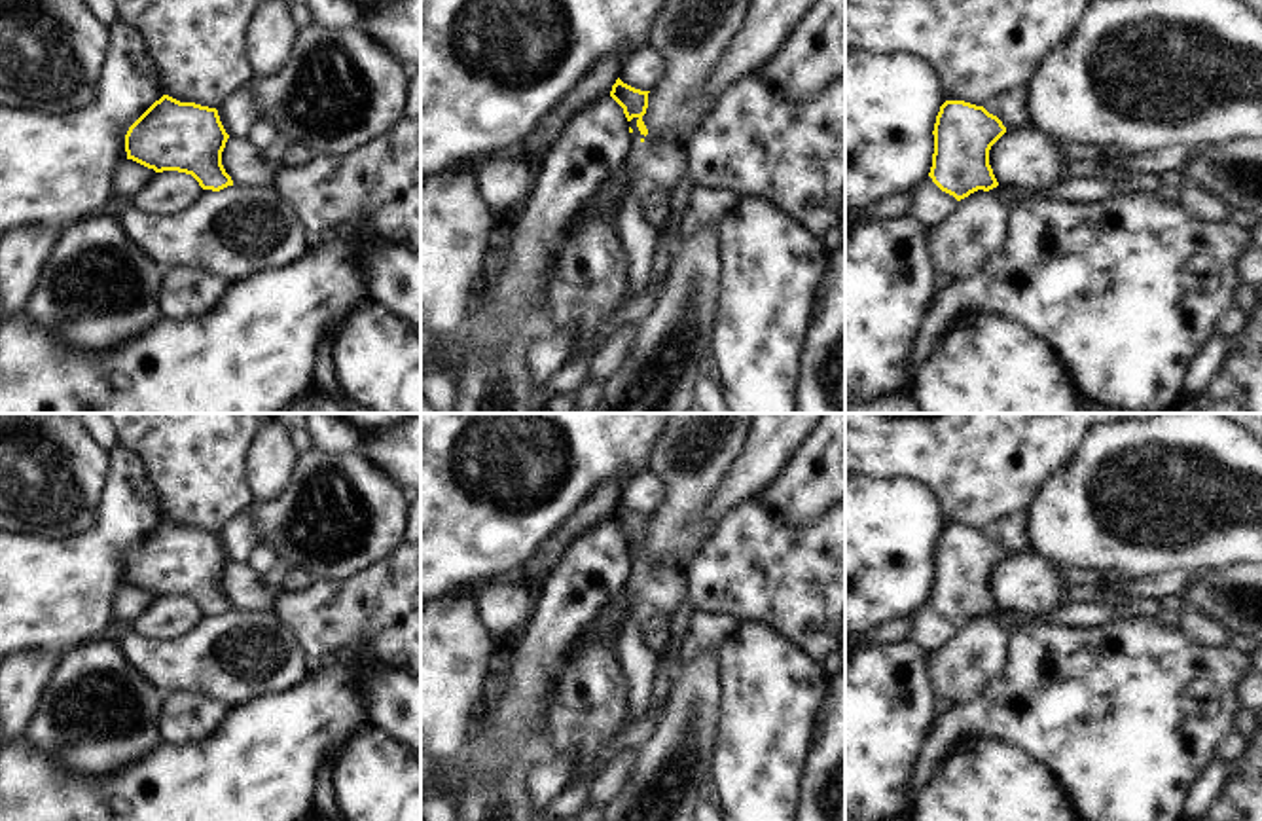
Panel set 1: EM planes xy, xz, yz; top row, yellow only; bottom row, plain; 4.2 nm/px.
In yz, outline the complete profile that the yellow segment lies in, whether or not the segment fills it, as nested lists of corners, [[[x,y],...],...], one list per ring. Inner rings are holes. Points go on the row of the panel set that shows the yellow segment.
[[[946,100],[932,131],[934,154],[928,176],[957,201],[997,190],[1008,207],[1040,199],[1093,205],[1118,195],[1156,193],[1162,186],[1158,174],[1129,174],[1126,180],[1078,178],[1057,182],[1044,192],[999,184],[989,165],[989,150],[1004,133],[1002,121],[983,106]]]

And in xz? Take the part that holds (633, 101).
[[[623,83],[612,85],[610,97],[623,108],[631,140],[623,161],[631,188],[614,216],[614,231],[625,252],[625,292],[618,307],[637,298],[650,277],[650,264],[658,241],[658,229],[637,216],[637,207],[654,190],[673,190],[688,176],[688,155],[682,146],[663,142],[648,135],[642,116],[648,108],[648,93]]]

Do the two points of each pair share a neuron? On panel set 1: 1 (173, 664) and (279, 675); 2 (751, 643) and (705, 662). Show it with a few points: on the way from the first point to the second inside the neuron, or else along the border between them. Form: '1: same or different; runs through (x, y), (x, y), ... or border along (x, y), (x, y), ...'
1: same; runs through (199, 664), (252, 664)
2: different; border along (717, 645), (722, 702)

